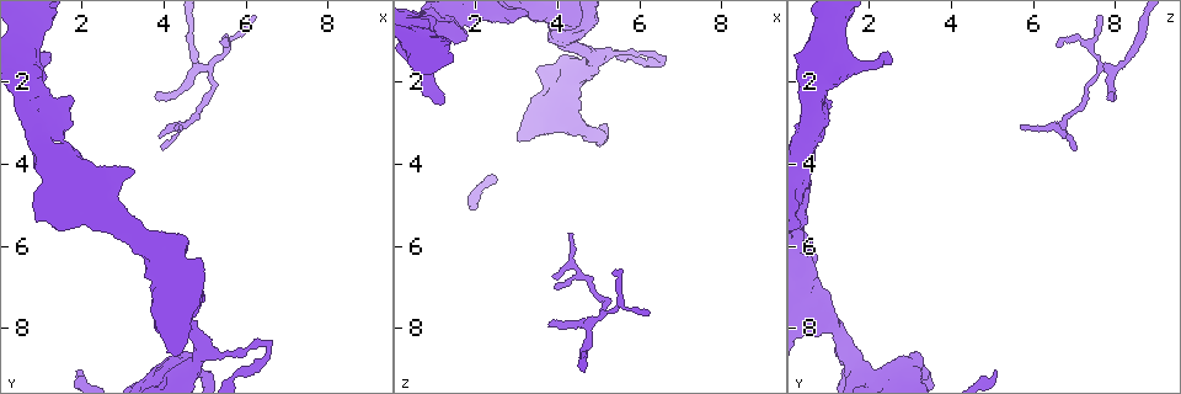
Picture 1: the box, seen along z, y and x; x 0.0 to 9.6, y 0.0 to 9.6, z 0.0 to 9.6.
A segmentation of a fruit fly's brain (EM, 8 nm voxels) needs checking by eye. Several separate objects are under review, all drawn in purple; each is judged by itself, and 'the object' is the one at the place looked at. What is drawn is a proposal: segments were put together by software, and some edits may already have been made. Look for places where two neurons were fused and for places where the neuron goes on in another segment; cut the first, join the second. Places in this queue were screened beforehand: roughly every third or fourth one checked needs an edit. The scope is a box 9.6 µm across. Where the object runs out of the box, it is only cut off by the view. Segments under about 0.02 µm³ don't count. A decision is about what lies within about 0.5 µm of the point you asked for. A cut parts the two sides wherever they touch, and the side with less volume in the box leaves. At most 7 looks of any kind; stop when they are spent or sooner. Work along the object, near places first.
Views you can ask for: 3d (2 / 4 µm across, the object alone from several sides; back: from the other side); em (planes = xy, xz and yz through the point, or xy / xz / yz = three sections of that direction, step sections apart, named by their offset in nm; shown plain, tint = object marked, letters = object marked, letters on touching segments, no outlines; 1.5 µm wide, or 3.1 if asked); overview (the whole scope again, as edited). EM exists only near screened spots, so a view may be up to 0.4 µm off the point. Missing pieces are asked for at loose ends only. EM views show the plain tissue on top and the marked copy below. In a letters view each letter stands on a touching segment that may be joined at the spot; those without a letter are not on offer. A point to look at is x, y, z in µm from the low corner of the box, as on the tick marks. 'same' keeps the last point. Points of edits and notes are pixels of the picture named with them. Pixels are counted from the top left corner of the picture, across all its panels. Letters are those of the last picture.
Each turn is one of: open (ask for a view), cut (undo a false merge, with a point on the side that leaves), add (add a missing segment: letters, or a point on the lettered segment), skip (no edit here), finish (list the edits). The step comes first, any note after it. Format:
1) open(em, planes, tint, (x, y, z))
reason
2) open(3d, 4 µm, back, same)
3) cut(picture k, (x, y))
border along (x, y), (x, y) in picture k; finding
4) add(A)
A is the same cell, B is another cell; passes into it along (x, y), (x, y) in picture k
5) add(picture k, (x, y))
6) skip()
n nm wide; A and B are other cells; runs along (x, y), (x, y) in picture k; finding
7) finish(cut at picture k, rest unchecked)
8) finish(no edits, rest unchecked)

open(em, planes, letters, (5.45, 1.10, 6.60))
an open end

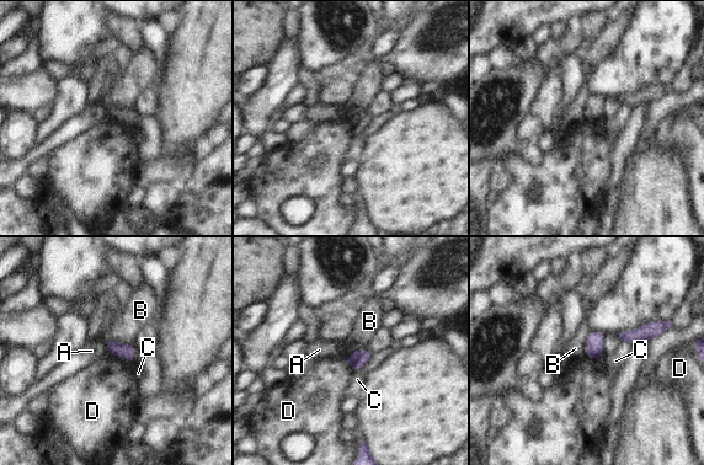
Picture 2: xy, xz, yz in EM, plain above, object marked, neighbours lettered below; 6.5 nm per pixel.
skip()
D touches over 180 nm; A, B, C and D are other cells; border along (107, 352), (132, 363) in picture 2; none of them fits

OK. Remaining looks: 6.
open(3d, 4 µm, (4.30, 3.10, 5.70))
tapers out

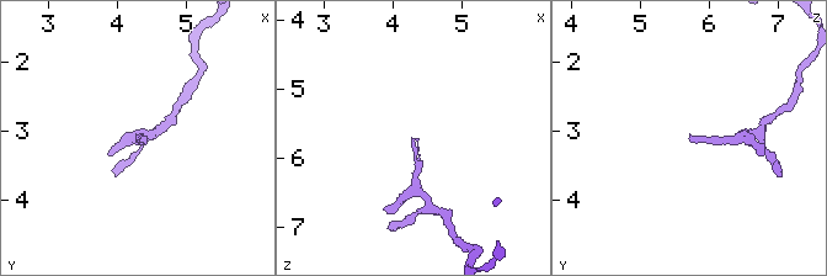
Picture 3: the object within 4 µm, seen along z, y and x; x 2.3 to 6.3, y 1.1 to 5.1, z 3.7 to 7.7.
open(em, xz, step 4, tint, (4.30, 3.05, 5.70))

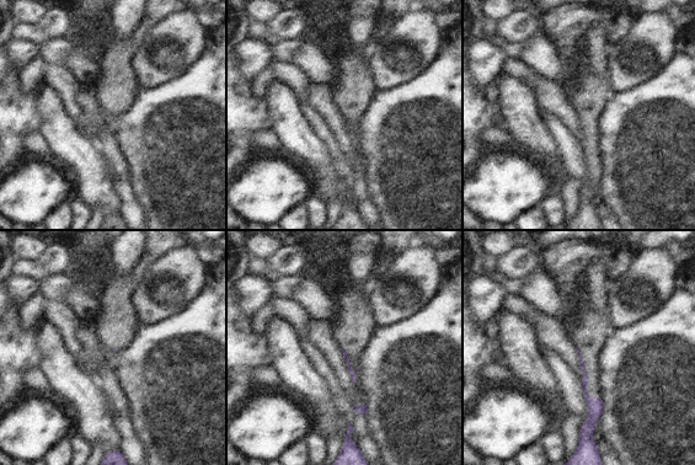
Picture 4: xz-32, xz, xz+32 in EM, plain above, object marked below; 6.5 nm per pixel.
open(em, planes, letters, same)
cut it another way

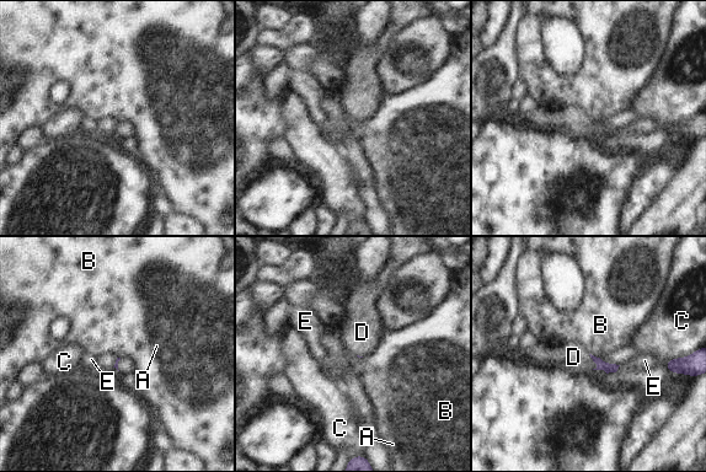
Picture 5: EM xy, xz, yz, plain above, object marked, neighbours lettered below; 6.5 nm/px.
add(D)
D is the same cell, A, B, C and E are other cells; passes into it along (603, 365), (593, 360), (573, 357) in picture 5; it goes on there

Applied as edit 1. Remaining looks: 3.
open(overview)

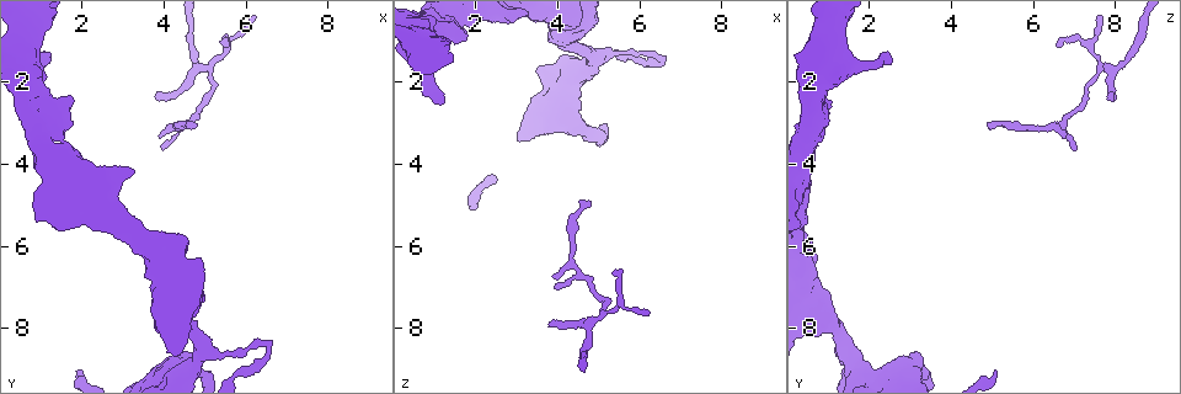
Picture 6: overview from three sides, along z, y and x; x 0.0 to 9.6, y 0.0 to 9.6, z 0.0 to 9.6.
open(em, planes, letters, (6.60, 8.55, 1.50))
sharp bend

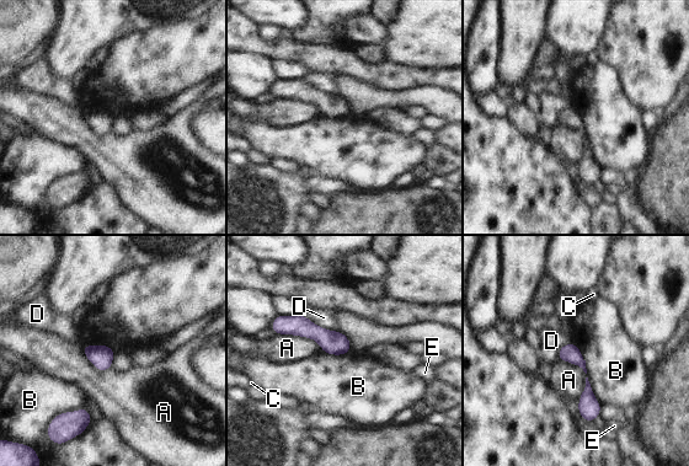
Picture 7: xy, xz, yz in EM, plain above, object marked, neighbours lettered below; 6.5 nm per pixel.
skip()
A, B, C, D and E are other cells; border along (277, 333), (313, 338), (322, 351) in picture 7; all the same neuron

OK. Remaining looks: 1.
finish(add at picture 5, rest unchecked)

